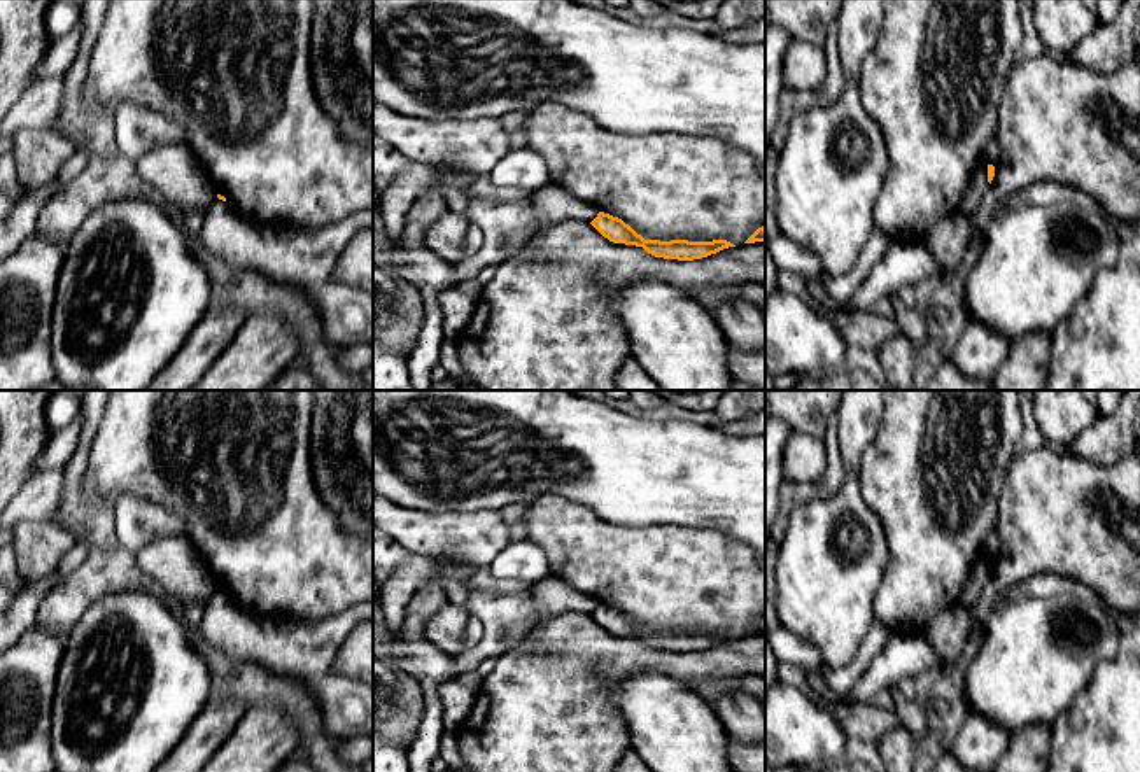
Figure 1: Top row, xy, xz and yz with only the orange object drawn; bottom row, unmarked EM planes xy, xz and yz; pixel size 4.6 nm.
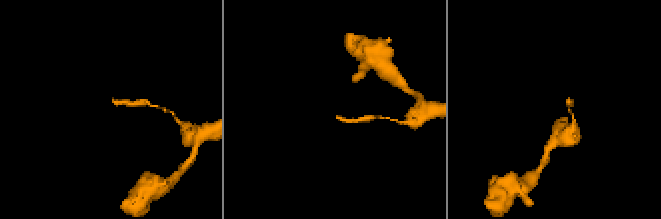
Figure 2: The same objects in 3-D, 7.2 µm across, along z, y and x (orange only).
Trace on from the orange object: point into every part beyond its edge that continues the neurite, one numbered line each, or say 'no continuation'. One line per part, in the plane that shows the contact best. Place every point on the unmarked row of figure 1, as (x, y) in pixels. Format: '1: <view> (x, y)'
no continuation

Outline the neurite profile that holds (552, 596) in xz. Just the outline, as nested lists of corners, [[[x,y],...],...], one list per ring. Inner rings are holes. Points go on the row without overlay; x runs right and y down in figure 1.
[[[548,576],[531,588],[536,606],[536,618],[532,625],[548,621],[564,613],[592,614],[599,606],[599,600],[595,597],[576,590],[555,576]]]

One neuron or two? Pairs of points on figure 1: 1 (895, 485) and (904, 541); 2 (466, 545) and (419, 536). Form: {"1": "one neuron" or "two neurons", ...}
{"1": "one neuron", "2": "one neuron"}

